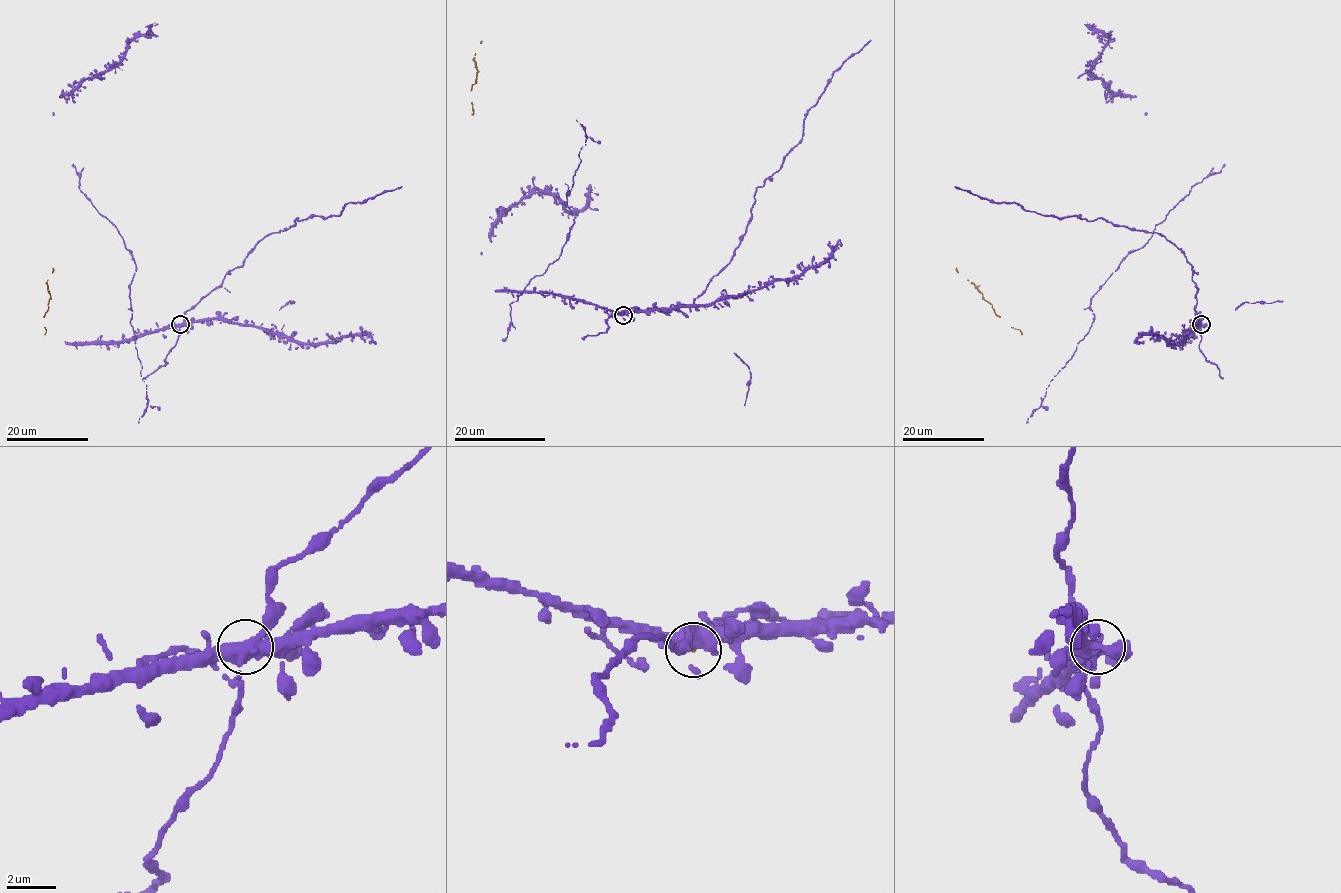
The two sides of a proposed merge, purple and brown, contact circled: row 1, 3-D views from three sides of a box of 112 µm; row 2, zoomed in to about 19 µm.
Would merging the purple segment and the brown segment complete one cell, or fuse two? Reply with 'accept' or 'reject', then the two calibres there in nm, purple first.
accept | 480/90 nm

